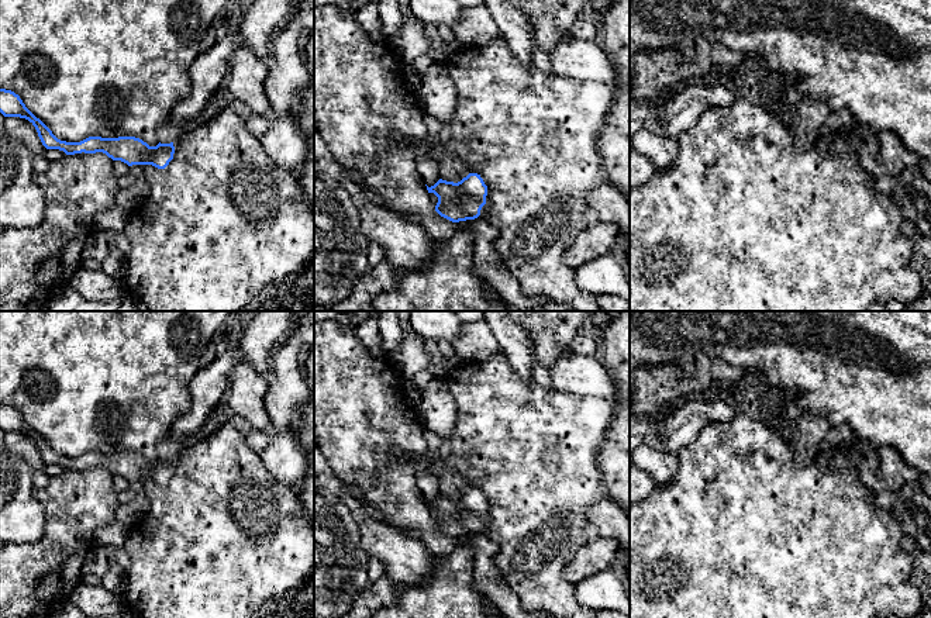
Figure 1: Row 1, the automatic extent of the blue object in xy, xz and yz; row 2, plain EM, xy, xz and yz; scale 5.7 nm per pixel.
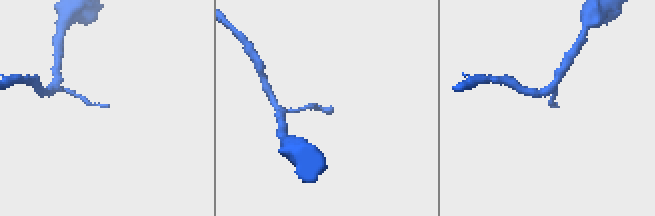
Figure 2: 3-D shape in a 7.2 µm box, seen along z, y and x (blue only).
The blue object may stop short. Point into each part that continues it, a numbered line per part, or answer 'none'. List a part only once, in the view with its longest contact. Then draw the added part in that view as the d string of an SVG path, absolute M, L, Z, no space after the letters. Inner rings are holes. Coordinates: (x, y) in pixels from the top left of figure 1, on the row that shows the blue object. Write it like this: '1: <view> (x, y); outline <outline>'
1: xy (168, 133); outline M169 117L169 120L158 130L158 141L161 144L175 142L177 134L187 125Z

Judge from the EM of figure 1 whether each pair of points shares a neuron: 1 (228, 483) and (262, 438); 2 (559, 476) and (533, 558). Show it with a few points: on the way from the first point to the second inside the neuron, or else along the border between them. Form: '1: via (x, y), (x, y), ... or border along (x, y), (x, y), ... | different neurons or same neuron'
1: border along (244, 435), (244, 441), (258, 455) | different neurons
2: via (542, 496), (542, 534), (538, 538) | same neuron

